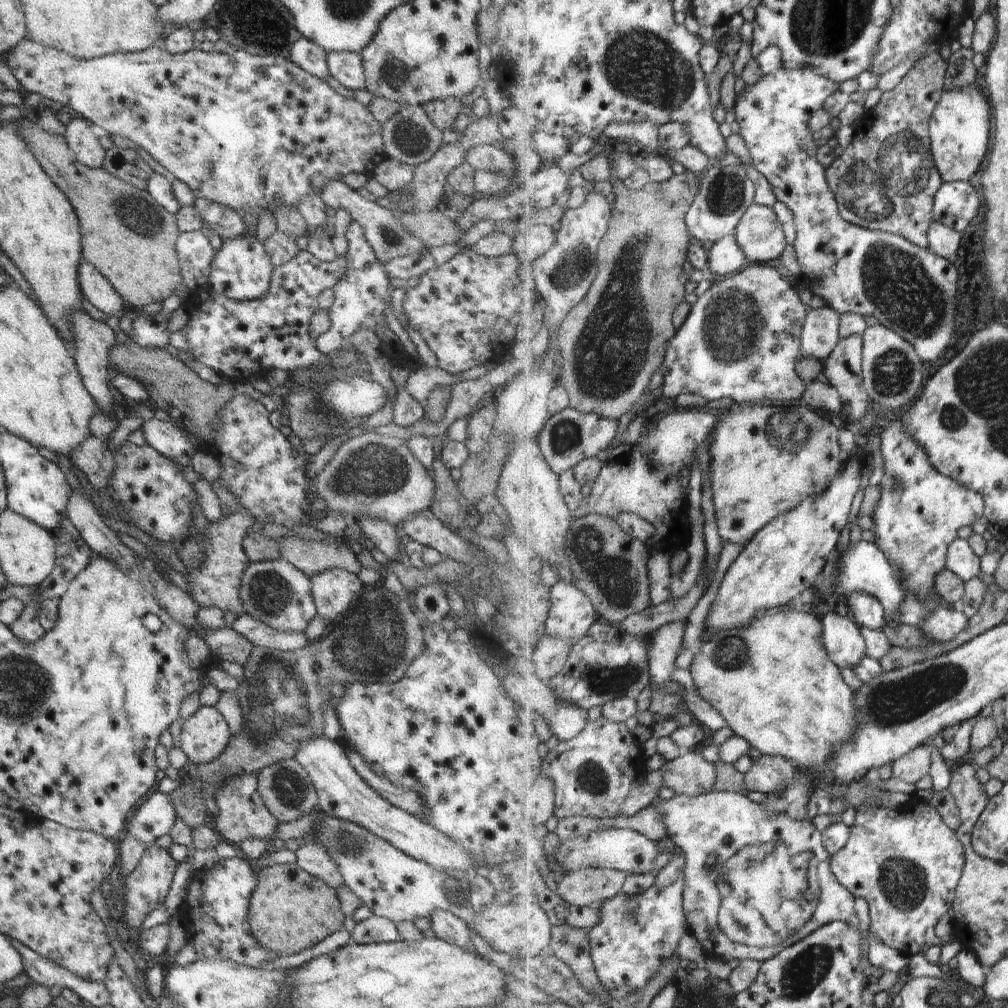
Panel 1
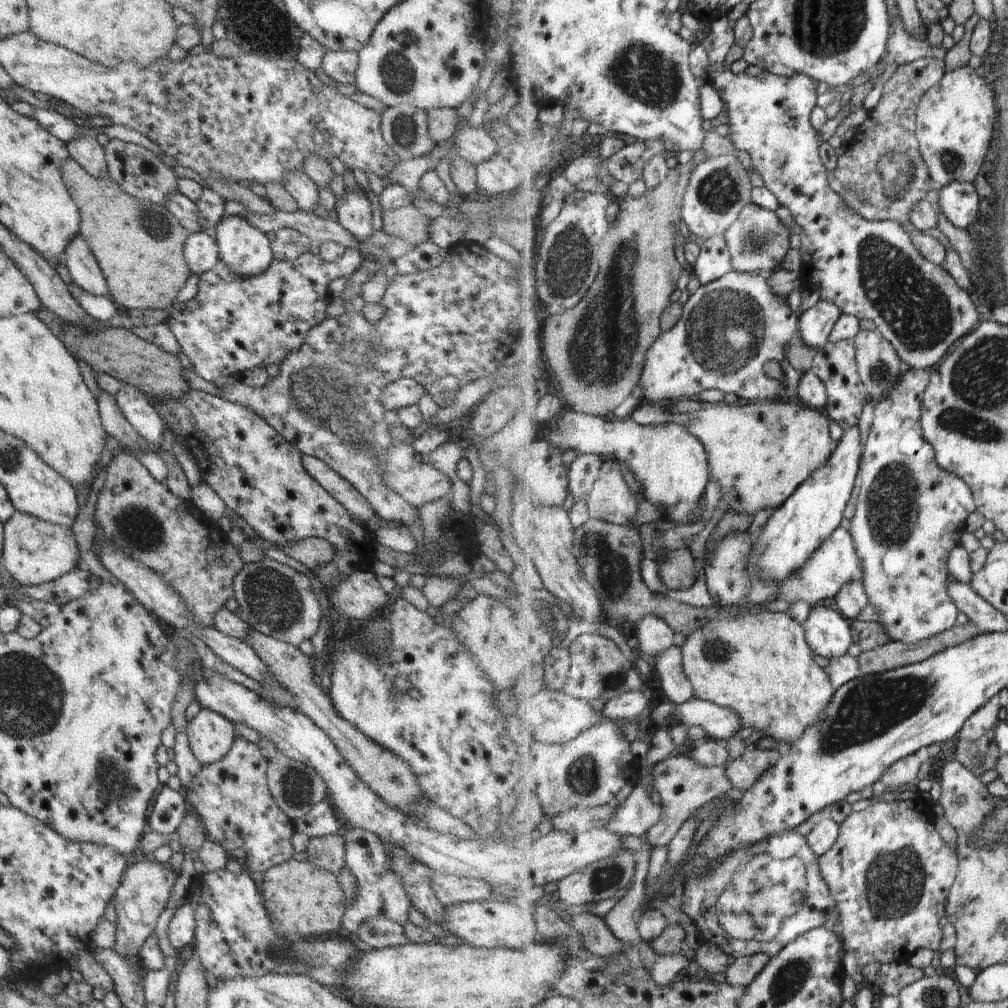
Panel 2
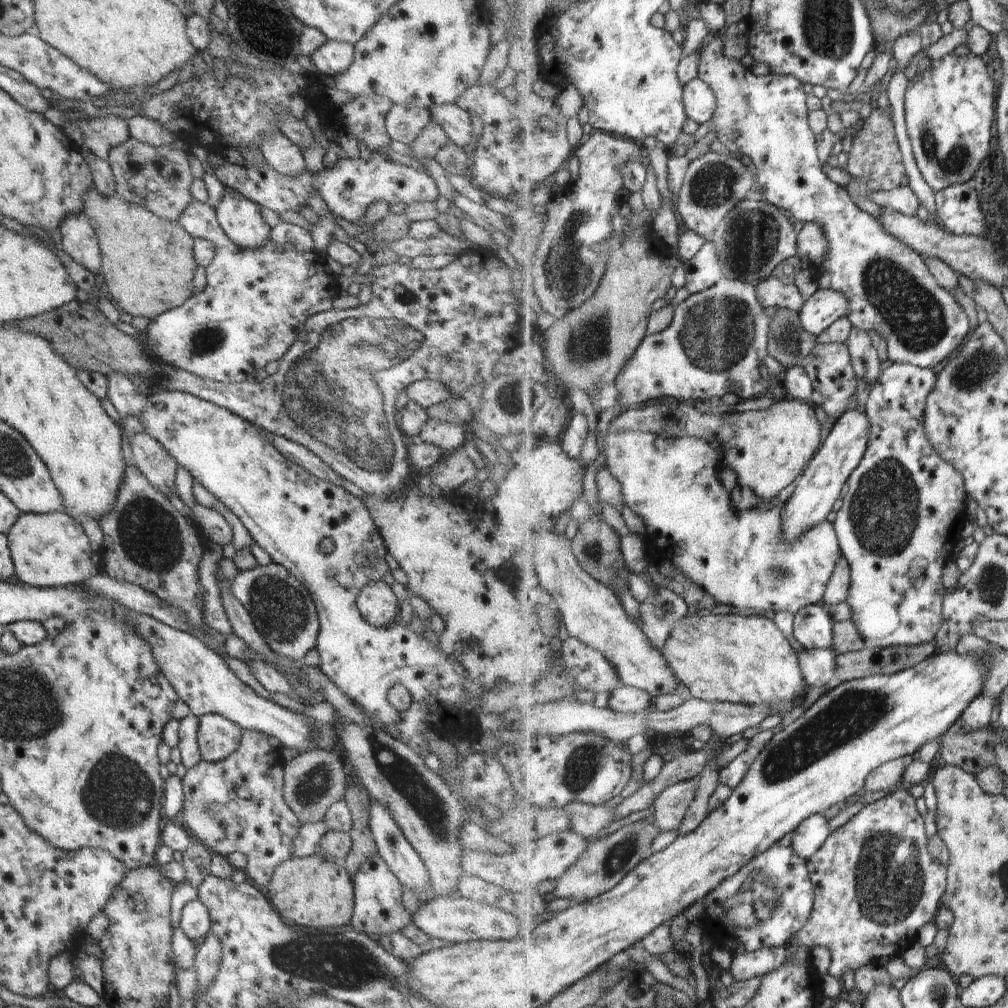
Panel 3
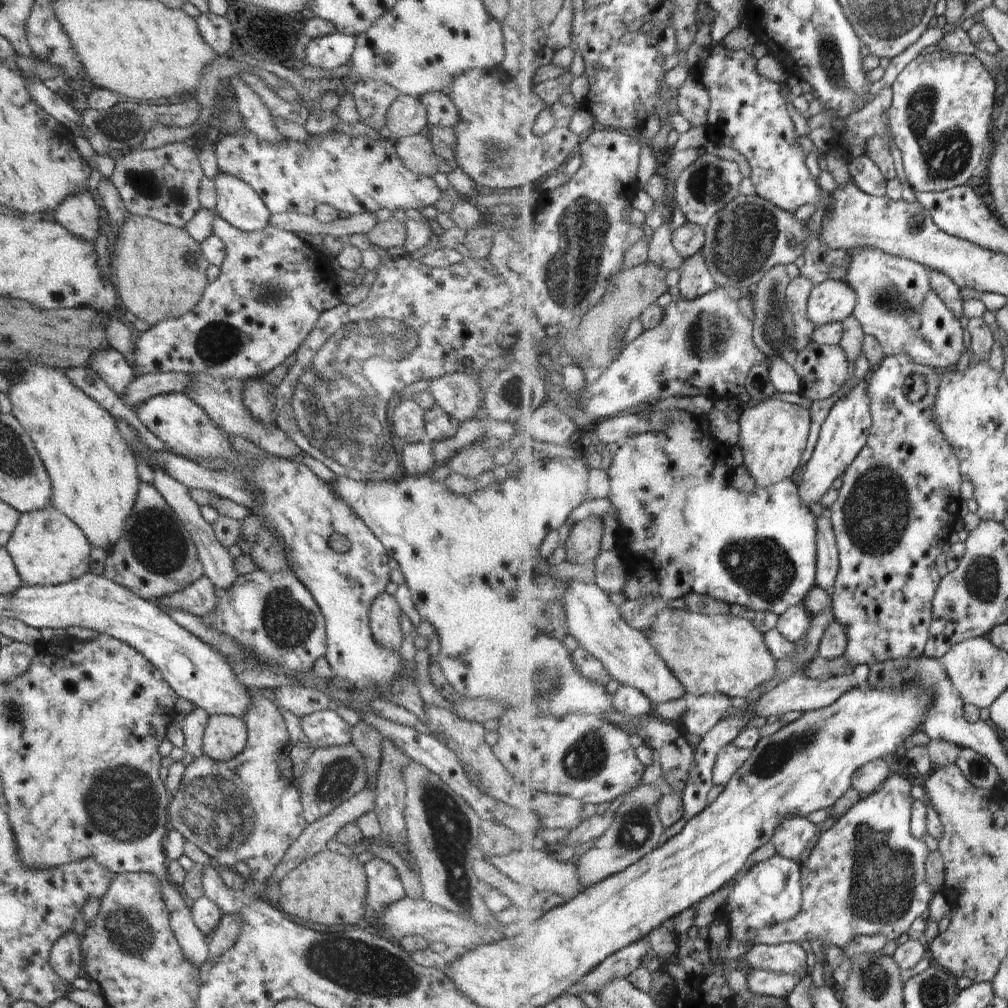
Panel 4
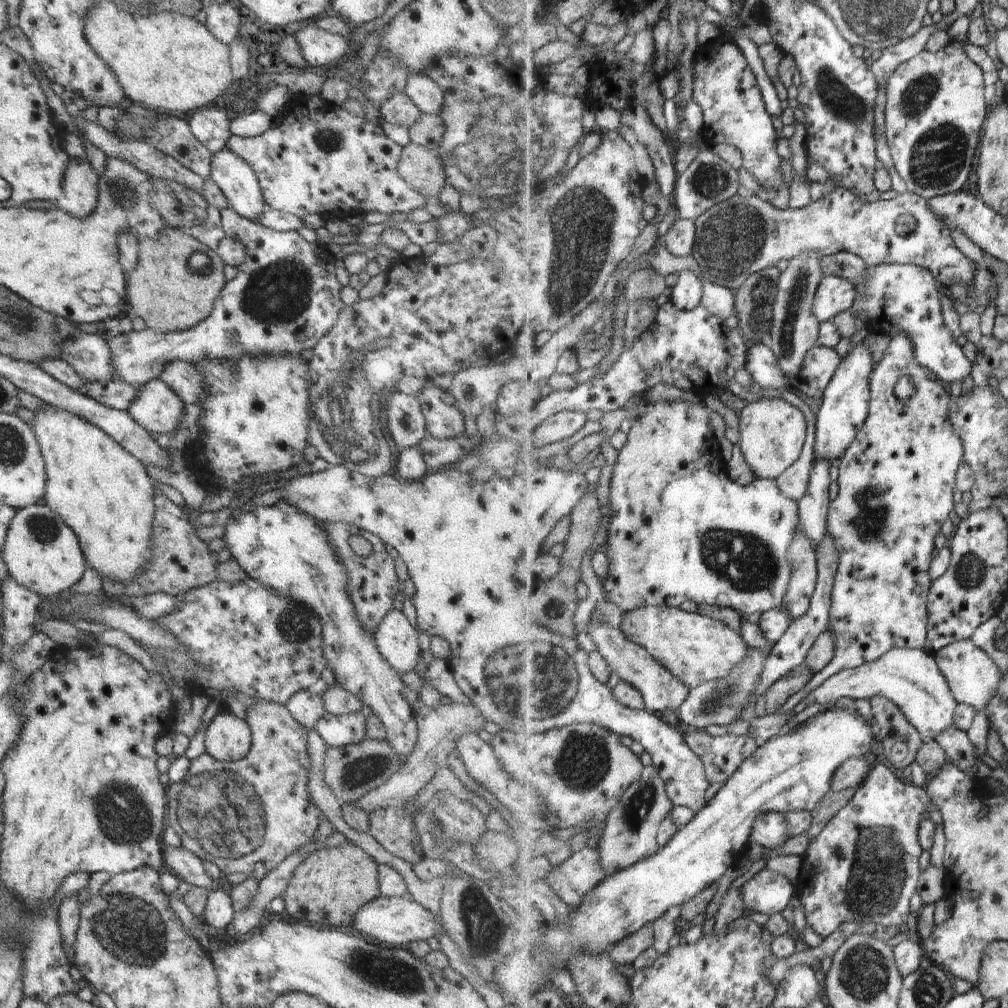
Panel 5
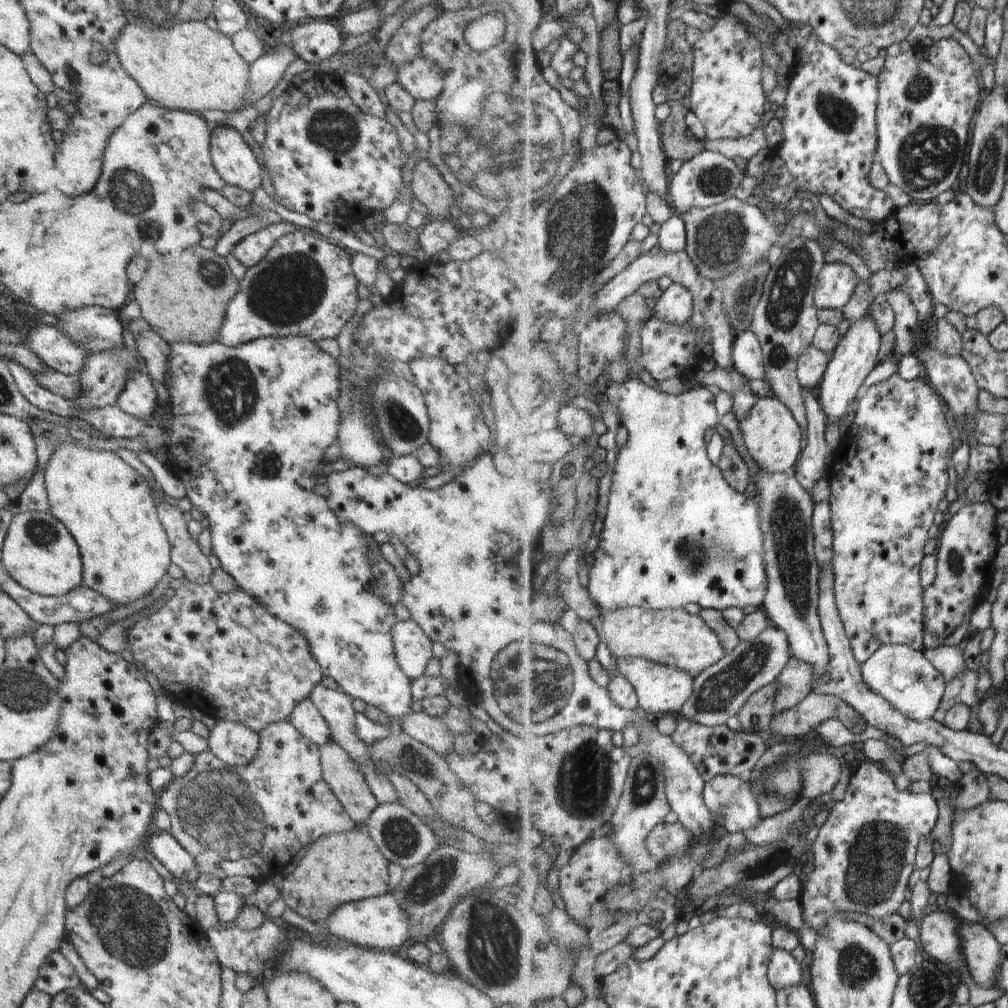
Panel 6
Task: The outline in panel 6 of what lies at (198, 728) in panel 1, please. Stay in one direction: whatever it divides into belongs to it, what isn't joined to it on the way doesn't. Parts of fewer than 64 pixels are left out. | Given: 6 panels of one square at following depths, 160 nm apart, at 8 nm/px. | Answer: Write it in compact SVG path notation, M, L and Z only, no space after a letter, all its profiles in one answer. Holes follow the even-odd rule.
M217 721L207 741L216 758L236 767L250 764L259 748L258 733L233 721Z

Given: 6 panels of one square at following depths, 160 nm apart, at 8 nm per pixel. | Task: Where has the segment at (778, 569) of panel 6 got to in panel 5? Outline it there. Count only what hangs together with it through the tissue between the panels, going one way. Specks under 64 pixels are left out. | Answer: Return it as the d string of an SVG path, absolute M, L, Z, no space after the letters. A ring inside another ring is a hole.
M800 524L800 534L792 546L792 560L796 566L796 576L792 576L792 584L784 607L792 614L793 620L808 615L820 578L819 557L814 540L810 540Z

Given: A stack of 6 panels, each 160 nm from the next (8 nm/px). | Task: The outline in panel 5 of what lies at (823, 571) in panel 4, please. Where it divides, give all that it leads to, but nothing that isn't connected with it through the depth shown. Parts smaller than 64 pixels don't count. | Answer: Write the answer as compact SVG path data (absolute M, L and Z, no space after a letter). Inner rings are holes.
M815 458L810 471L810 482L806 495L800 500L800 517L804 532L810 540L814 540L816 550L824 544L828 536L830 518L830 478L831 462Z

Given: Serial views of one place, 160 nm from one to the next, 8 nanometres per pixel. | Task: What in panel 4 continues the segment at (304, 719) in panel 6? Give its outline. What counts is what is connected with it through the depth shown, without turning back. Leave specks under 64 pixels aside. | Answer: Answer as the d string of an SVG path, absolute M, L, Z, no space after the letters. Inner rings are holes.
M281 686L273 689L277 704L299 719L309 714L336 707L334 700L321 690L305 686Z

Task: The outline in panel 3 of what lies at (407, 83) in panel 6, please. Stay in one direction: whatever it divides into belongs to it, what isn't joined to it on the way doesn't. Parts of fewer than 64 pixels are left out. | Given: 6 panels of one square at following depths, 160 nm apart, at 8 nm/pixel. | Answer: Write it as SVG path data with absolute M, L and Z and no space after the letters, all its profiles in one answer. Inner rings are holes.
M456 103L432 105L429 109L434 119L448 135L450 141L459 147L469 145L473 138L470 113L460 108Z

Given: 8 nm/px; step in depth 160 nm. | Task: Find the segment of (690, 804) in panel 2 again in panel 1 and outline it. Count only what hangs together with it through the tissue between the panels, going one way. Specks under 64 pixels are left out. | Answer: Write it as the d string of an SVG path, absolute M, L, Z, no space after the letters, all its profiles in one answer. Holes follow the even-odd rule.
M688 747L680 750L682 754L663 767L665 786L682 796L697 797L714 792L718 780L714 763L706 760L701 751ZM654 807L641 810L638 814L631 817L615 817L615 826L637 830L657 843L669 836L665 819Z

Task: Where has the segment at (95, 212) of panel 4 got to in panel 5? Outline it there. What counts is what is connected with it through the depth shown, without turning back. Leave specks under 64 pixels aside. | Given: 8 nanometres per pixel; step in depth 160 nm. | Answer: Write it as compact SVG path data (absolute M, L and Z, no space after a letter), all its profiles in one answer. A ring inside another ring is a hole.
M71 157L63 175L62 195L55 203L71 216L83 219L96 209L98 200L97 173L86 160Z

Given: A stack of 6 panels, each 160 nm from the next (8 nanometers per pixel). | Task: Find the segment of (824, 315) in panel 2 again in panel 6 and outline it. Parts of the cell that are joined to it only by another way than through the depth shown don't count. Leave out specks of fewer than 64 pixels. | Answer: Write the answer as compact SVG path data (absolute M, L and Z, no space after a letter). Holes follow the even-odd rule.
M827 263L818 280L815 293L817 308L843 310L860 284L854 268L845 263Z

